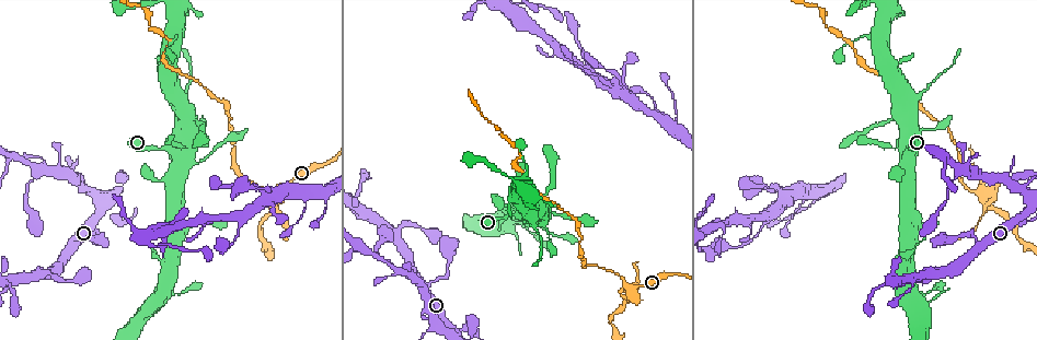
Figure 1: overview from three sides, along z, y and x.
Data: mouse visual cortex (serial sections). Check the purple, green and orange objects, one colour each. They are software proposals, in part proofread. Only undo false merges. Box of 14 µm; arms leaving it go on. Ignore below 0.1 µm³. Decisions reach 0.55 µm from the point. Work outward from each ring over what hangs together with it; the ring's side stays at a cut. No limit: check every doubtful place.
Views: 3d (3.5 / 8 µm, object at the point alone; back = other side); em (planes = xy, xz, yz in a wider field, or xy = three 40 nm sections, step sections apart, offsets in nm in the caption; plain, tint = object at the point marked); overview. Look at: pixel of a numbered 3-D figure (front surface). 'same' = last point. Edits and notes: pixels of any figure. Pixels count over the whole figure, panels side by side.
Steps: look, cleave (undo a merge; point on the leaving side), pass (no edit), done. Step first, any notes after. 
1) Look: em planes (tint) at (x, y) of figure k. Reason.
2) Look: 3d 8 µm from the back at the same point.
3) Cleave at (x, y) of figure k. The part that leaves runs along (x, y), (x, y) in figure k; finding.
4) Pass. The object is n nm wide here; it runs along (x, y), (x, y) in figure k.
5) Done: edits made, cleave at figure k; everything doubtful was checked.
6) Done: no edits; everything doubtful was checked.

Look: 3d 3.5 µm from the back at (631, 290) of figure 1. Branch point.

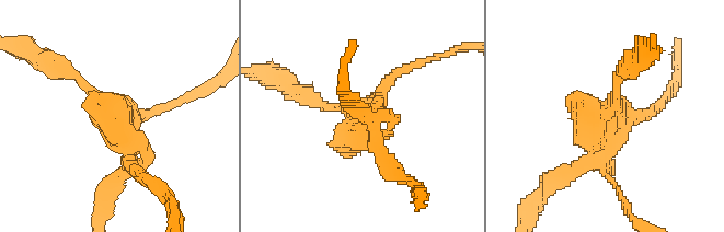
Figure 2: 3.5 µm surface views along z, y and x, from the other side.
Look: em planes (plain) at (613, 106) of figure 2.

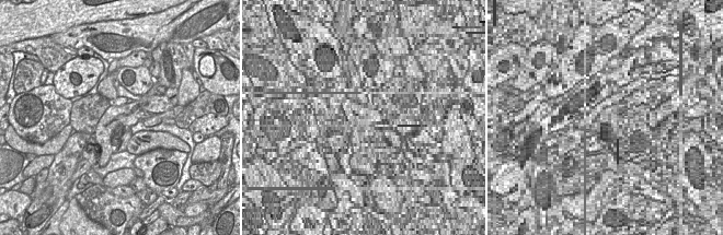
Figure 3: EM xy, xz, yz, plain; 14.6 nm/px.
Look: em planes (tint) at the same point. With the object marked.

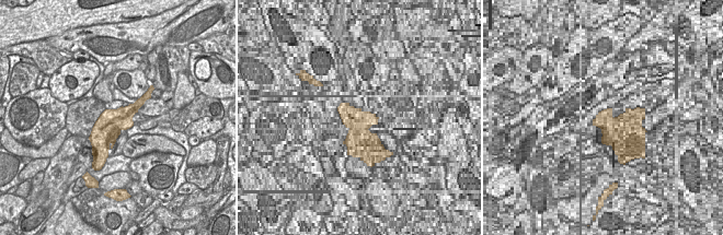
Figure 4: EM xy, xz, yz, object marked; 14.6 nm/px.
Cleave at (104, 194) of figure 2. The part that leaves runs along (601, 116), (590, 116), (571, 95) in figure 2; two cells meet here.

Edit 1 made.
Look: 3d 3.5 µm at (909, 154) of figure 1. Abrupt turn.

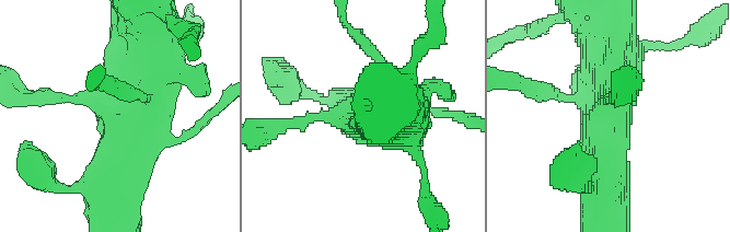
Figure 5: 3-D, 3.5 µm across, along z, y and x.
Look: em planes (tint) at (614, 110) of figure 5. Now the EM.

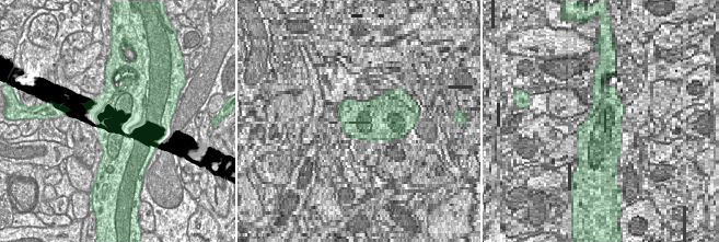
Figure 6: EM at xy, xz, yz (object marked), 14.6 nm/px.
Pass. It runs along (50, 97), (117, 111), (158, 54) in figure 5; one cell here.

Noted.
Look: 3d 3.5 µm at (389, 264) of figure 1. Arms part here.

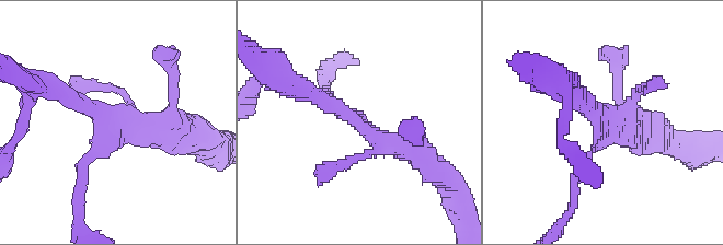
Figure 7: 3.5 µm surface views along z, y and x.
Look: em xy step 1 (tint) at (361, 125) of figure 7. Now the EM.

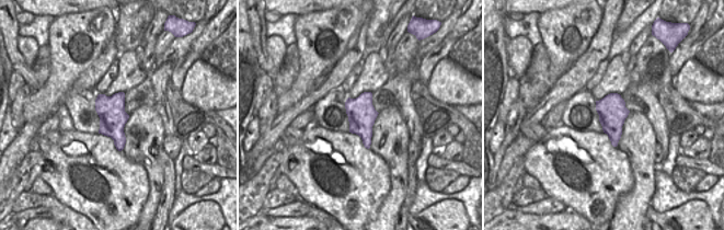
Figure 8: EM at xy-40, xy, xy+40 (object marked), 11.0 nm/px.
Pass. It runs along (425, 159), (305, 92) in figure 7; all the same cell.

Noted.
Done: edits made, cleave at figure 2; everything doubtful was checked.

